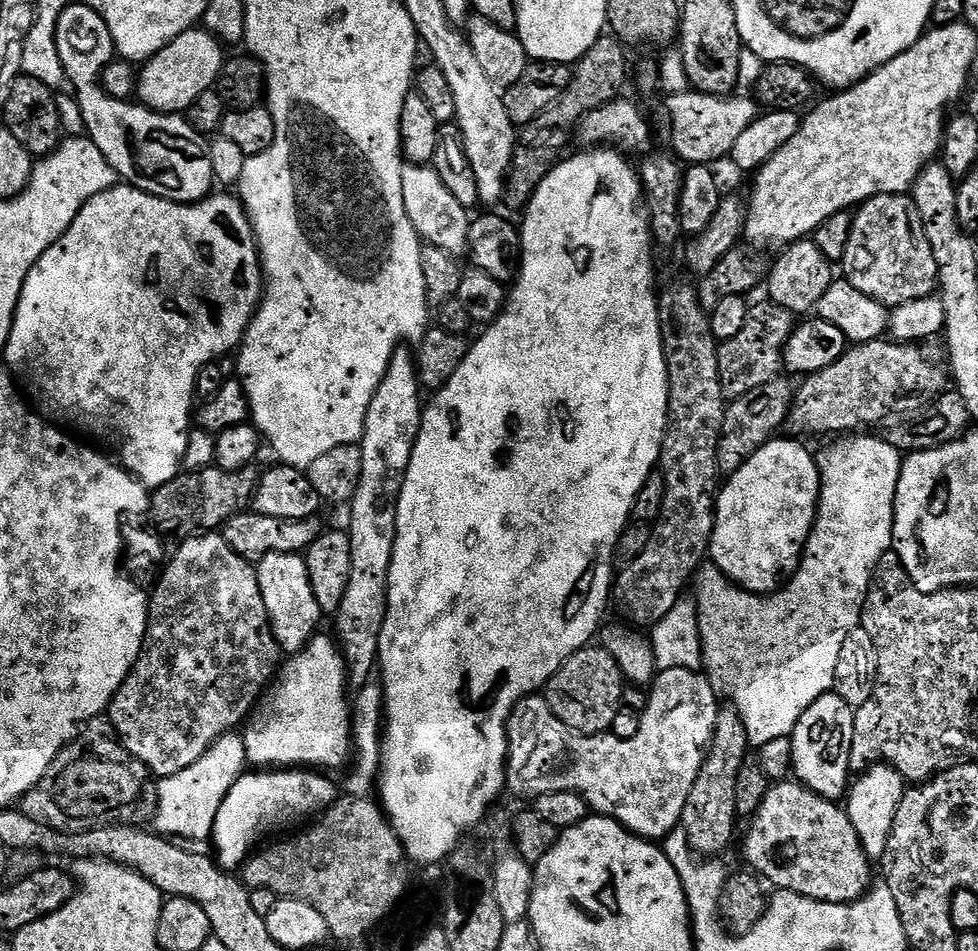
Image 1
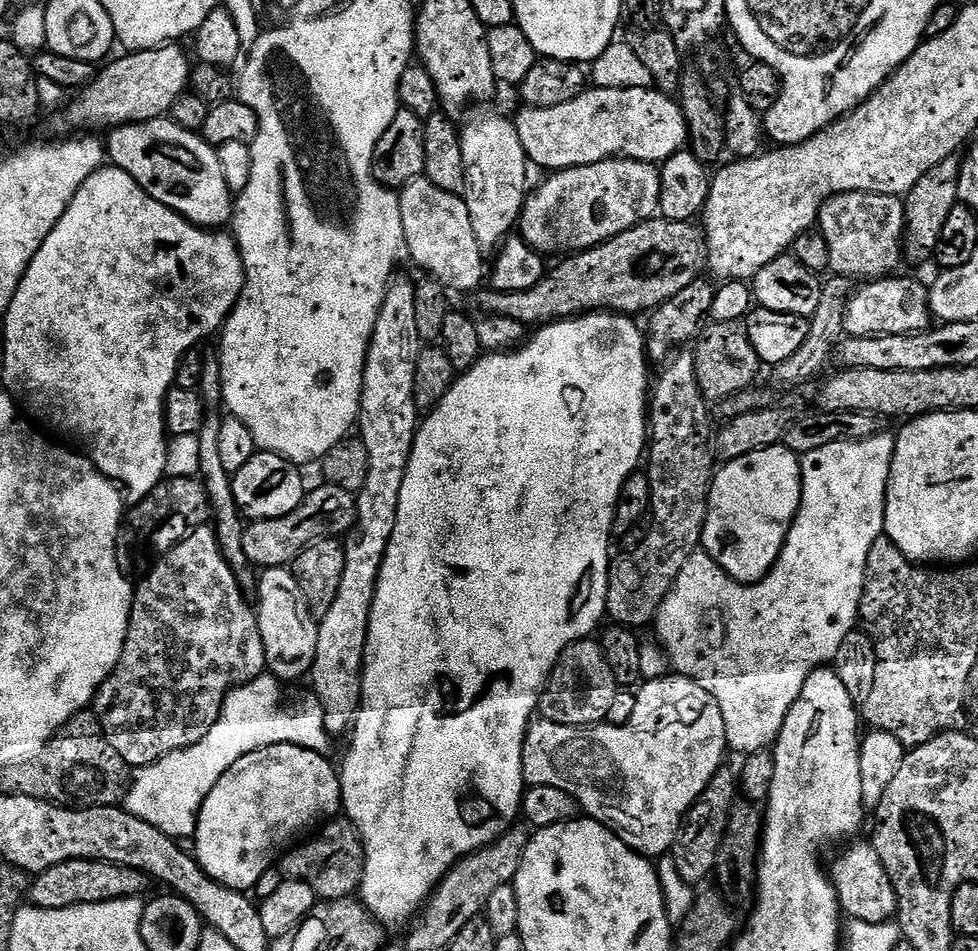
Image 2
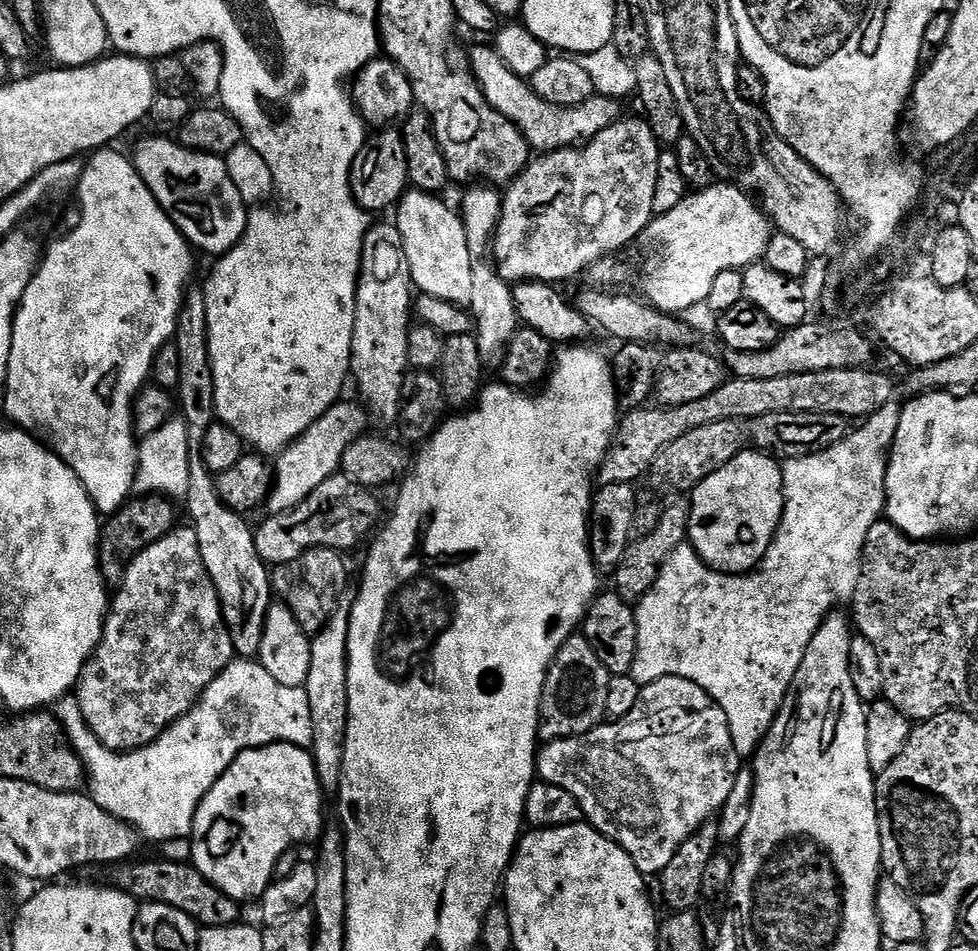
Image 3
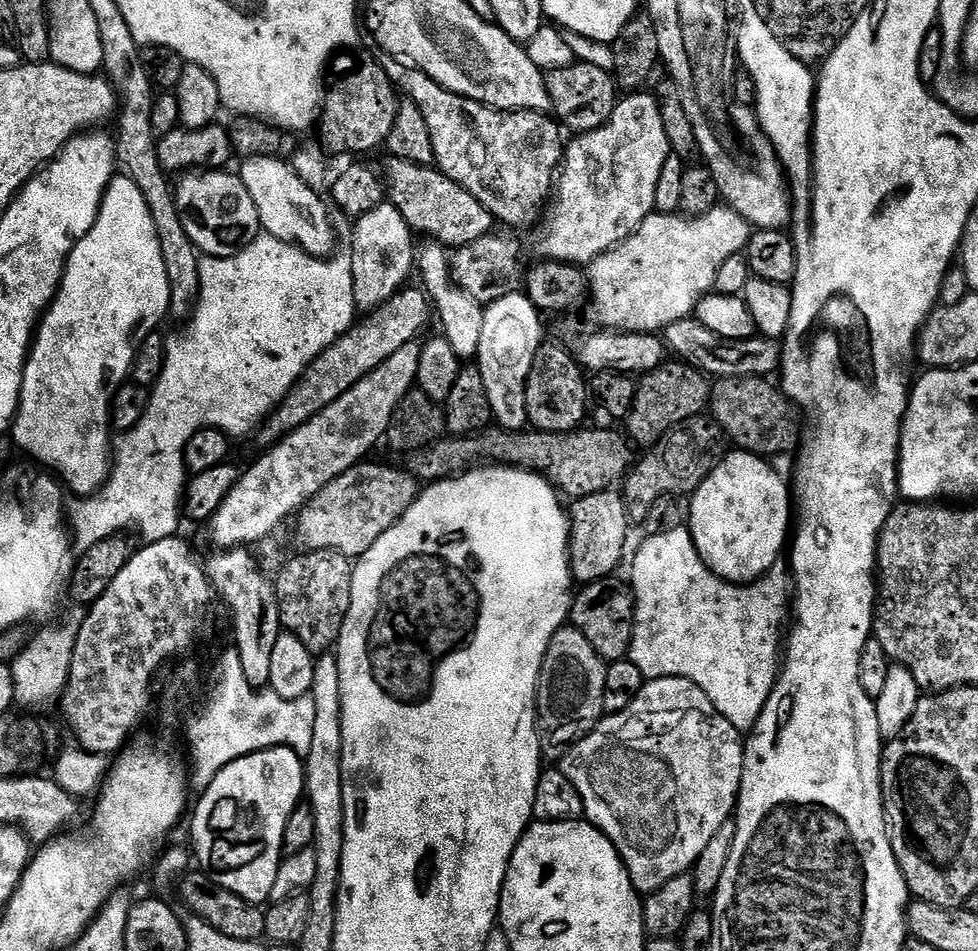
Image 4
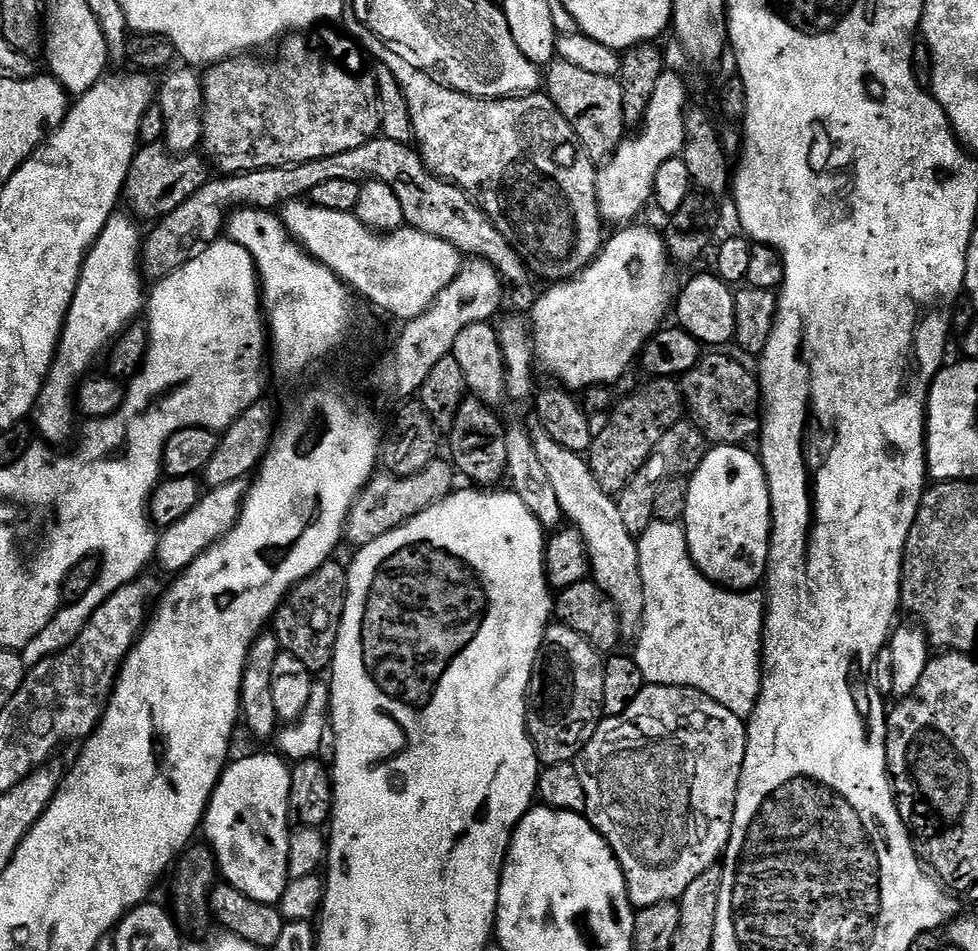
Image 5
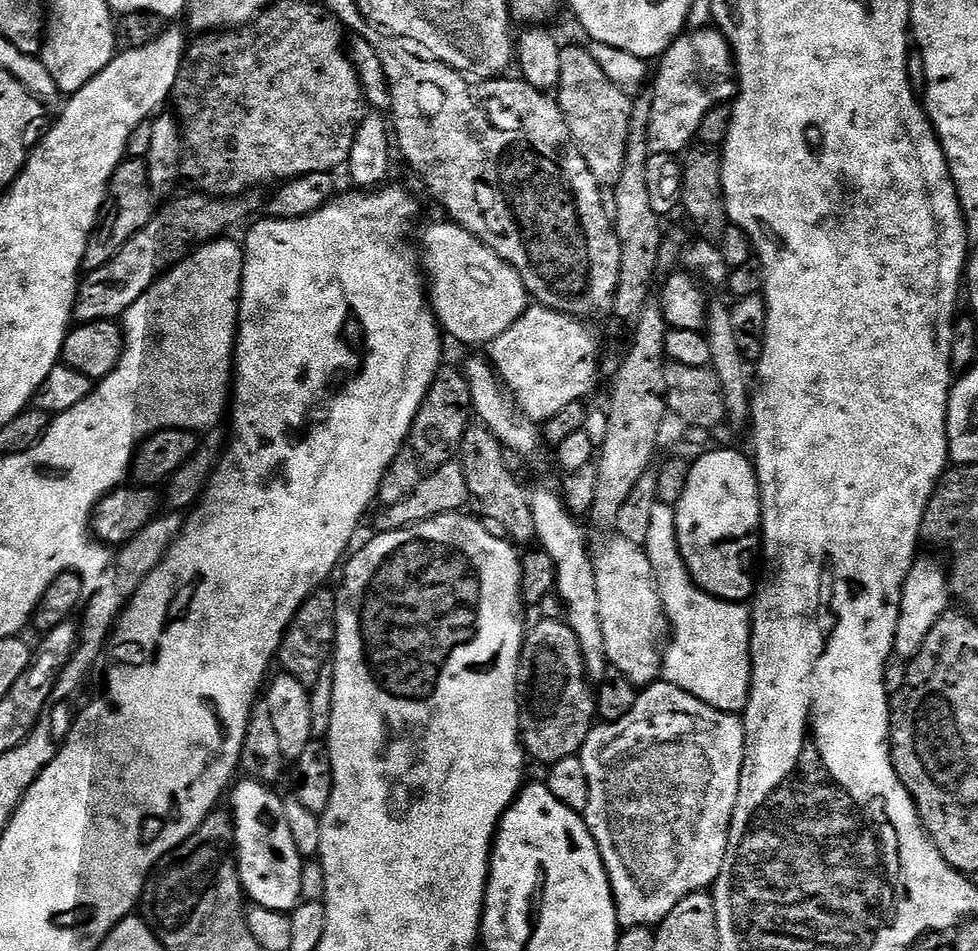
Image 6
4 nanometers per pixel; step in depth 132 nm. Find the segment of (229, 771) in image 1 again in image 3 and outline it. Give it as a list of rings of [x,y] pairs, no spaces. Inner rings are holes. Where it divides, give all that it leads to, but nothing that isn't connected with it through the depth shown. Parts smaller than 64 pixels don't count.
[[[233,658],[226,670],[206,686],[202,698],[186,715],[170,725],[153,744],[135,748],[132,752],[111,752],[84,721],[79,707],[72,706],[69,712],[61,711],[59,717],[64,733],[84,764],[86,788],[92,800],[98,802],[106,814],[114,814],[114,818],[139,832],[145,841],[153,840],[156,844],[164,844],[167,840],[187,841],[191,837],[202,798],[212,789],[214,782],[222,778],[238,754],[267,744],[293,744],[309,749],[312,743],[310,698],[306,690],[303,687],[283,687],[282,682],[274,682],[274,678],[270,678],[263,666],[252,658]]]

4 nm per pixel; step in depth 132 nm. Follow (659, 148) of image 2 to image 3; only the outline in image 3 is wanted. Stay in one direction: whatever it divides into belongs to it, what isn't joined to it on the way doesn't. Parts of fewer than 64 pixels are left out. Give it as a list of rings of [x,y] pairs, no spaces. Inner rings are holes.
[[[495,47],[471,49],[470,67],[472,75],[479,82],[490,106],[501,112],[508,120],[514,121],[528,140],[529,147],[535,151],[538,149],[538,152],[547,154],[587,142],[621,119],[620,106],[622,104],[619,99],[608,99],[597,94],[584,104],[573,108],[559,108],[538,98],[538,94],[534,94],[531,83],[525,77],[514,74],[514,70],[510,70],[506,62],[502,62]]]

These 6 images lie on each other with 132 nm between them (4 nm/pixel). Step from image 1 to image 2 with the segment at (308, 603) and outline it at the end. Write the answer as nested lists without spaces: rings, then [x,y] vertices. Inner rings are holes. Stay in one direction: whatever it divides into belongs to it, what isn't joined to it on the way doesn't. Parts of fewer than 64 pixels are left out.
[[[291,567],[266,568],[259,573],[260,608],[255,609],[260,624],[262,646],[266,650],[266,668],[282,682],[300,680],[311,673],[314,654],[318,654],[318,630],[320,625],[310,614],[306,598],[296,581]]]

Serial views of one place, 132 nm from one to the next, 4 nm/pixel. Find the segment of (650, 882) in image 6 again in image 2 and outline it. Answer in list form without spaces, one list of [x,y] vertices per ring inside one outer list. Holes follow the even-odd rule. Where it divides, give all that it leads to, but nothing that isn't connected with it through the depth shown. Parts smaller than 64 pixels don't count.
[[[675,674],[662,676],[659,680],[647,681],[643,686],[644,689],[641,690],[640,688],[636,692],[634,714],[630,714],[630,718],[624,724],[603,723],[586,728],[575,728],[569,724],[556,724],[552,720],[537,719],[529,727],[524,739],[522,766],[524,767],[525,781],[529,785],[542,786],[545,784],[546,786],[558,786],[558,790],[566,790],[566,794],[575,798],[576,803],[591,819],[596,820],[599,824],[605,824],[613,832],[620,835],[622,842],[626,842],[626,846],[630,846],[642,856],[660,858],[671,849],[672,844],[676,841],[676,836],[680,832],[689,810],[694,806],[694,802],[703,794],[706,786],[710,786],[710,780],[714,778],[714,774],[718,774],[720,769],[725,767],[724,752],[729,751],[729,746],[726,742],[726,726],[722,722],[722,710],[718,706],[718,702],[714,702],[714,698],[710,694],[706,694],[706,690],[702,690],[702,686],[698,686],[685,676]],[[612,768],[616,771],[616,776],[620,779],[624,792],[612,792]]]

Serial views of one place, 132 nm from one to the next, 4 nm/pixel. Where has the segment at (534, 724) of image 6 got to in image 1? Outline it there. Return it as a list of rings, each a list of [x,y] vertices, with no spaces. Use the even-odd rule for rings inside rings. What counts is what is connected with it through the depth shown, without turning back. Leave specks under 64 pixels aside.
[[[601,646],[580,648],[561,666],[546,685],[546,699],[552,713],[573,732],[582,736],[607,733],[614,722],[614,714],[625,703],[626,679],[618,662]]]

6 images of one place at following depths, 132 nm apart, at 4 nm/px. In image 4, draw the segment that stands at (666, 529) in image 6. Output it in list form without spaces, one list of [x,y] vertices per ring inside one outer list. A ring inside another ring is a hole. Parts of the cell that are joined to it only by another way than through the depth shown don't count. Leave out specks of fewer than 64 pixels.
[[[687,527],[666,530],[666,534],[644,536],[632,560],[631,595],[635,601],[630,659],[648,680],[667,676],[694,682],[714,702],[718,714],[742,734],[751,733],[776,685],[782,664],[780,627],[790,616],[790,576],[780,566],[772,567],[765,576],[751,584],[730,584],[715,576],[702,562]]]

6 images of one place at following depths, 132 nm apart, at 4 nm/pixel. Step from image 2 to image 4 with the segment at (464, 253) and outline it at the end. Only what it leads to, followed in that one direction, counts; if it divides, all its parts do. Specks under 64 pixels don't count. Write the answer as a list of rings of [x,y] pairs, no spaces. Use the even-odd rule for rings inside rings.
[[[435,242],[425,245],[425,248],[421,247],[418,252],[418,276],[420,272],[421,278],[424,279],[423,291],[428,293],[428,298],[434,305],[438,324],[440,320],[441,326],[444,327],[442,335],[450,342],[450,346],[454,346],[454,354],[458,354],[461,361],[471,361],[478,350],[478,342],[482,339],[484,308],[469,292],[464,292],[453,282],[449,249]]]

